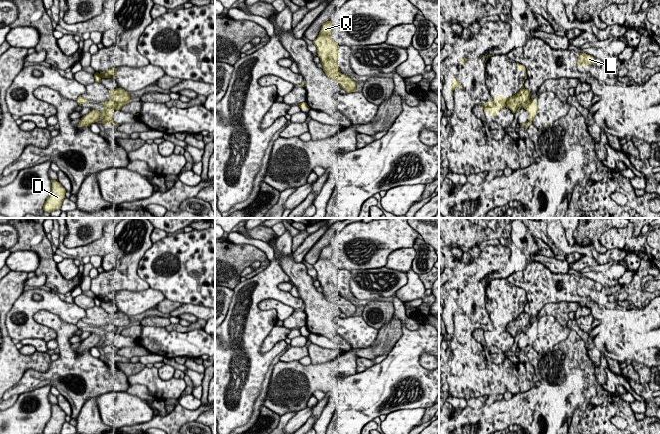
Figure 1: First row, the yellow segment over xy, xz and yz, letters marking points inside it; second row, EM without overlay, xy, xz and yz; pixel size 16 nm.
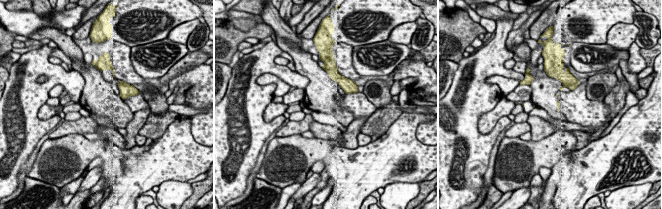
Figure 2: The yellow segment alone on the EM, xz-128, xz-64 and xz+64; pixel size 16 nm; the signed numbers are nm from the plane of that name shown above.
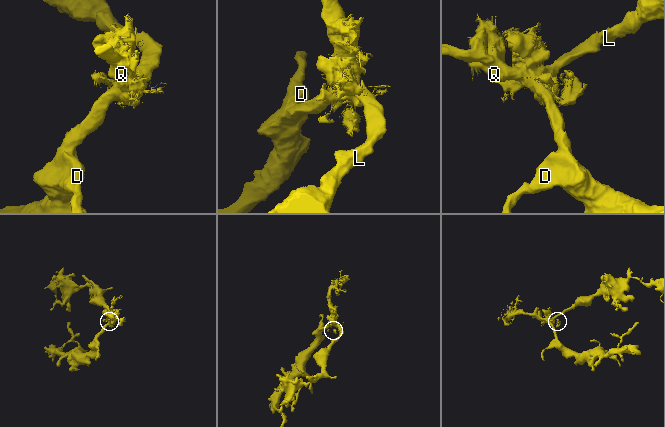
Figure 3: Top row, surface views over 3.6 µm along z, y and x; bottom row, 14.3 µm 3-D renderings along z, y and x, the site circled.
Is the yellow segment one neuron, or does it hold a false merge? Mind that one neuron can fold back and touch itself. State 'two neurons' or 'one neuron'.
one neuron

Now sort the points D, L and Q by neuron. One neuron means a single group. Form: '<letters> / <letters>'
D L Q

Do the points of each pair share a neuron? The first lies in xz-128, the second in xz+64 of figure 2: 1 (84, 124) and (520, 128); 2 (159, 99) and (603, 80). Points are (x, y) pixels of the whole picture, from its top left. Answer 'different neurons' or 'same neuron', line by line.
1: same neuron
2: same neuron

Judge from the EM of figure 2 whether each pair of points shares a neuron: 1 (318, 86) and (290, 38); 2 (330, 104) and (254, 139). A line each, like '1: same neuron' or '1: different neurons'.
1: same neuron
2: different neurons

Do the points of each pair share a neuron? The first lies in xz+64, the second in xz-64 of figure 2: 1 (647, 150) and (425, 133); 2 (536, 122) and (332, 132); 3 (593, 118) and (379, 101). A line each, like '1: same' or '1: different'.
1: different
2: same
3: different

